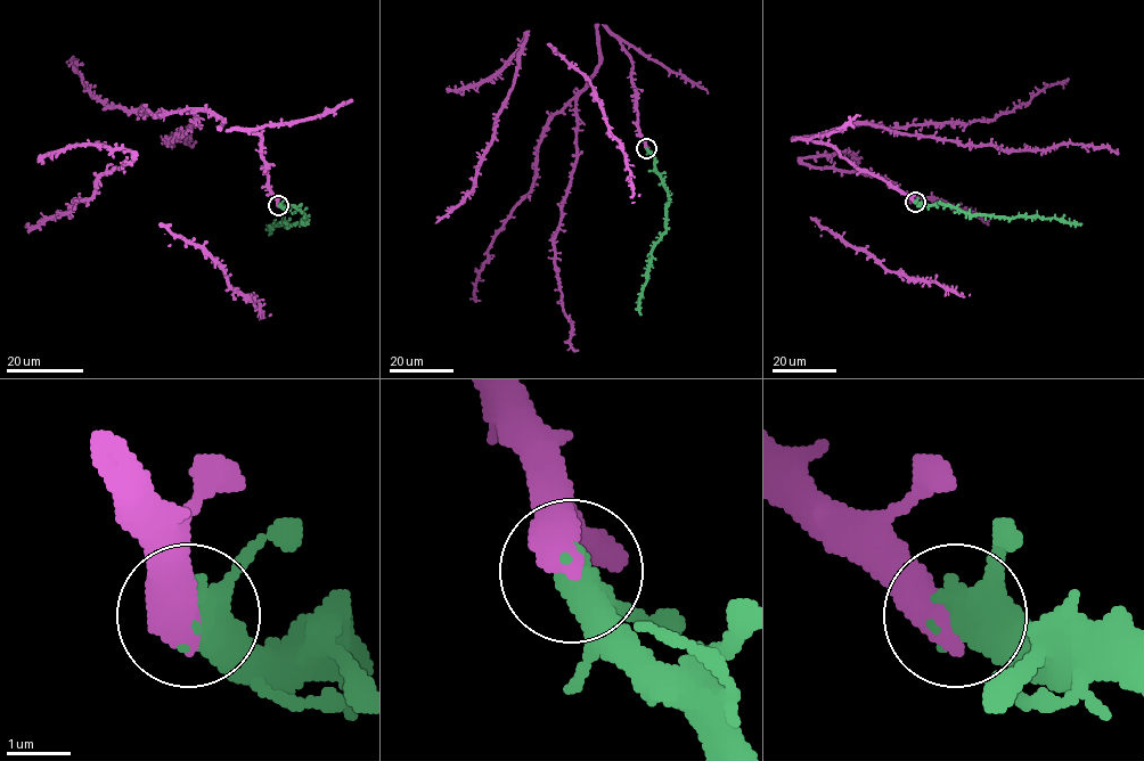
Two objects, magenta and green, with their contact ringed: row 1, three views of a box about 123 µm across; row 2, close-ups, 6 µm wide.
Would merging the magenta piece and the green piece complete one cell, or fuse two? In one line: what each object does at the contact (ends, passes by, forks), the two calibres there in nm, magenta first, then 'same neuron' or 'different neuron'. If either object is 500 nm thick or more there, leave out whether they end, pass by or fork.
600/500 nm | same neuron

